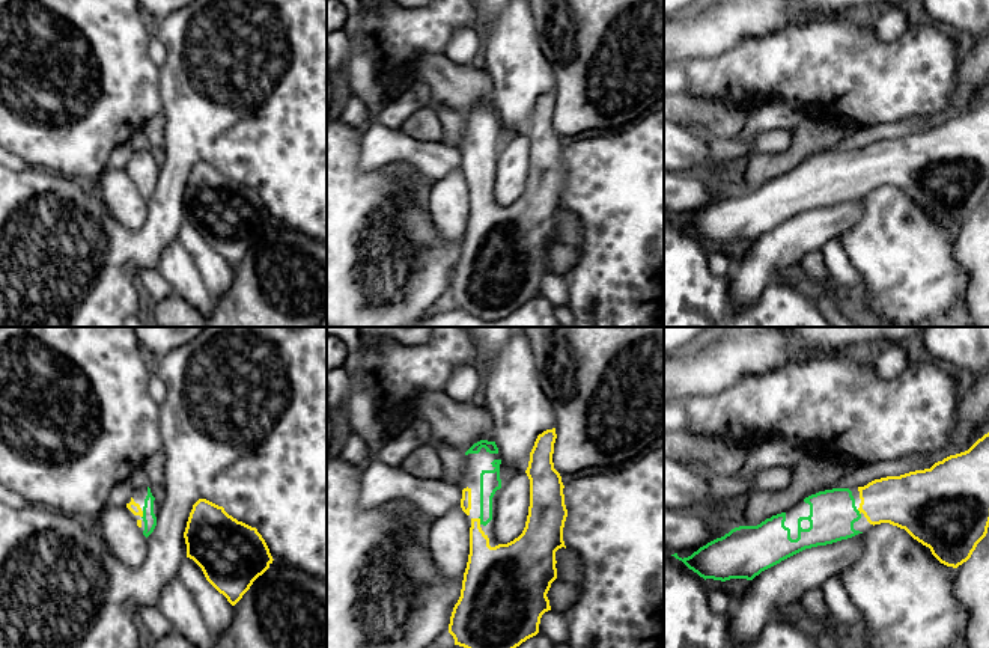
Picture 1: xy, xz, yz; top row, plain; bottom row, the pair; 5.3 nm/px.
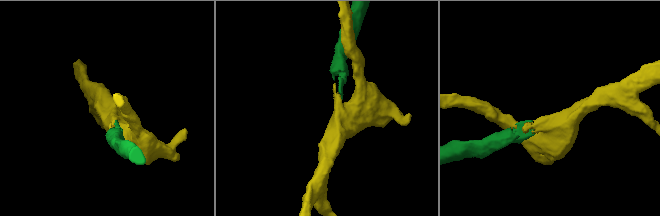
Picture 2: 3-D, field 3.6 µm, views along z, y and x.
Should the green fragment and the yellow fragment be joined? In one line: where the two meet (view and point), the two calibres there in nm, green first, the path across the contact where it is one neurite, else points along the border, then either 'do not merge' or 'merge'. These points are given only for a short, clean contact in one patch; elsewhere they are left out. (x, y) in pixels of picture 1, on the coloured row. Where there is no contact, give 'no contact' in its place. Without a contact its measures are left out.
contact xy (143, 514); calibres 70 and 60 nm; way xy (149, 519), (143, 514), (133, 507); merge

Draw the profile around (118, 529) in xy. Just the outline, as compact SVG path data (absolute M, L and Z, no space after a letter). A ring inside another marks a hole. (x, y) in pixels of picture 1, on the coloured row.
M125 506L102 509L96 514L98 530L111 553L128 567L140 567L148 553L146 536L138 530Z

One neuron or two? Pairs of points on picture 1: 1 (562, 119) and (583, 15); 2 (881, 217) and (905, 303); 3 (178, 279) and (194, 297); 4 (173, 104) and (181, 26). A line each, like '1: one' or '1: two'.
1: one
2: one
3: one
4: one

